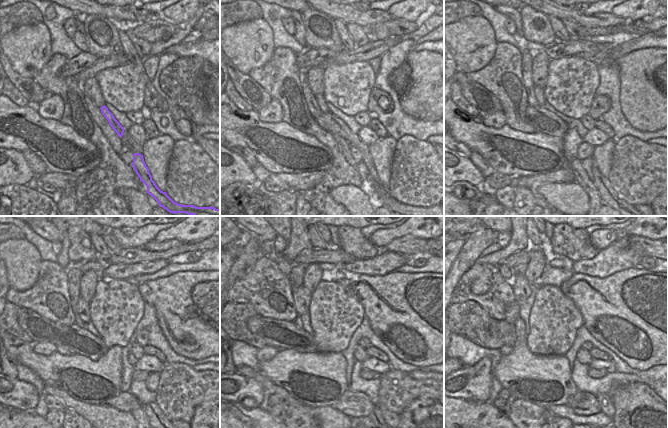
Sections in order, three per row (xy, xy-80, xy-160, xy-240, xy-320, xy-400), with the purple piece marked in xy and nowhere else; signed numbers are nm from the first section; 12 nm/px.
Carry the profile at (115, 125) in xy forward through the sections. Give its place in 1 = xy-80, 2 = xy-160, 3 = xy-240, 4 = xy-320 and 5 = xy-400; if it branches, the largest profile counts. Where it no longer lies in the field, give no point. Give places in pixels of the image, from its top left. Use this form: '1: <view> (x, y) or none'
1: xy-80 (320, 99)
2: xy-160 (539, 92)
3: xy-240 (82, 307)
4: xy-320 (302, 296)
5: xy-400 (522, 289)

